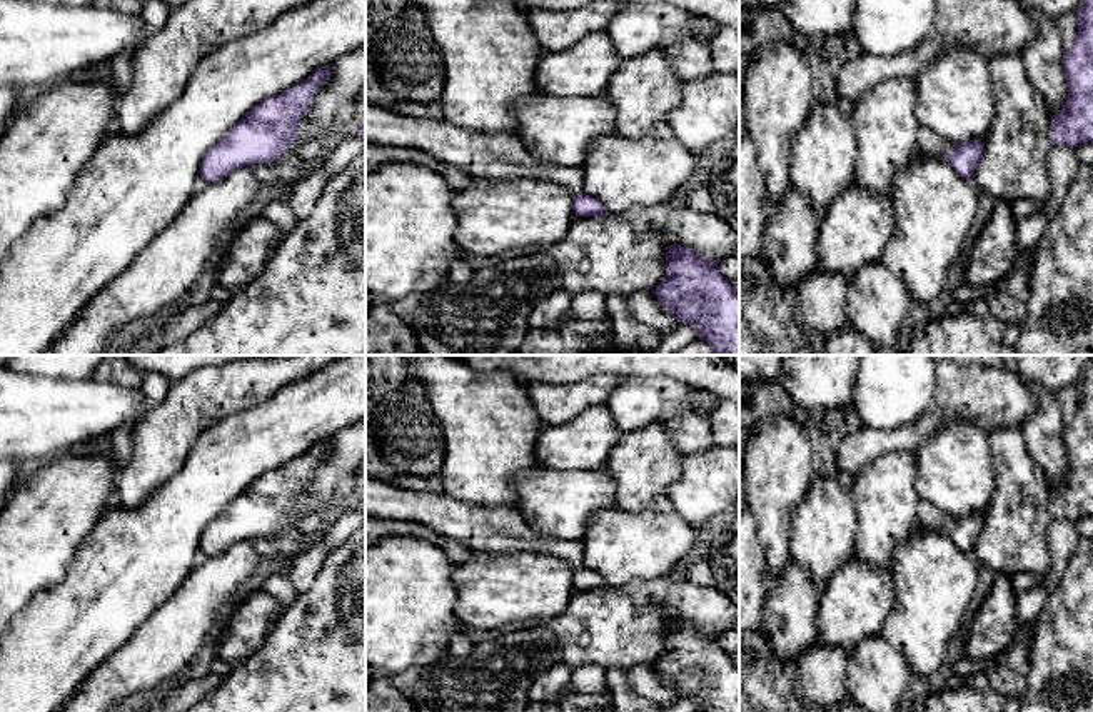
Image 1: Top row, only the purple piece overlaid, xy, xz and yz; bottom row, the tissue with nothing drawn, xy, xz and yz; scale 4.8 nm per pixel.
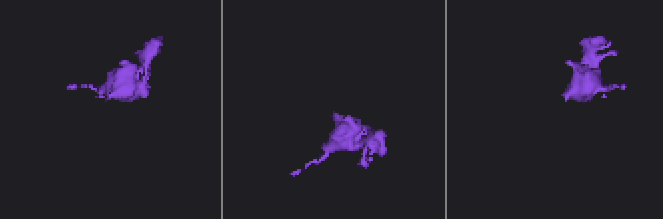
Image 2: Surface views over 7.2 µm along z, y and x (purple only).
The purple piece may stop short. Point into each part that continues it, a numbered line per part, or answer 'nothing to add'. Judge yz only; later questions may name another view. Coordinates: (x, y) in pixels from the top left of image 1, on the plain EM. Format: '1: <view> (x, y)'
1: yz (931, 517)

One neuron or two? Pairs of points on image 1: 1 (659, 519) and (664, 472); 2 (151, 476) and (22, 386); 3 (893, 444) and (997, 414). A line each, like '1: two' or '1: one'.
1: two
2: two
3: one

